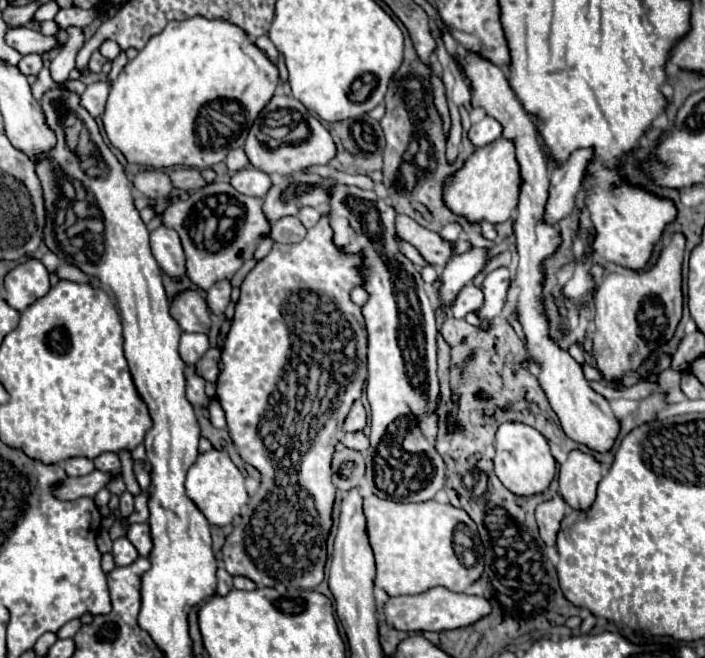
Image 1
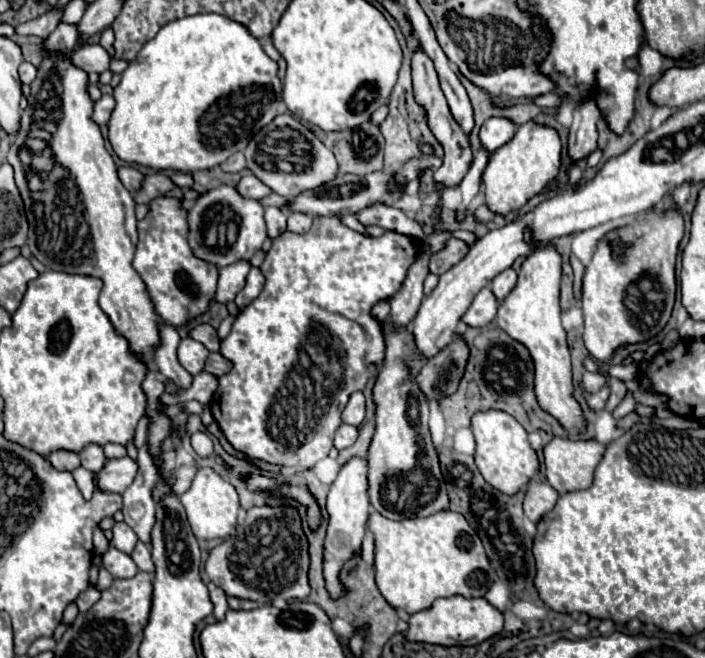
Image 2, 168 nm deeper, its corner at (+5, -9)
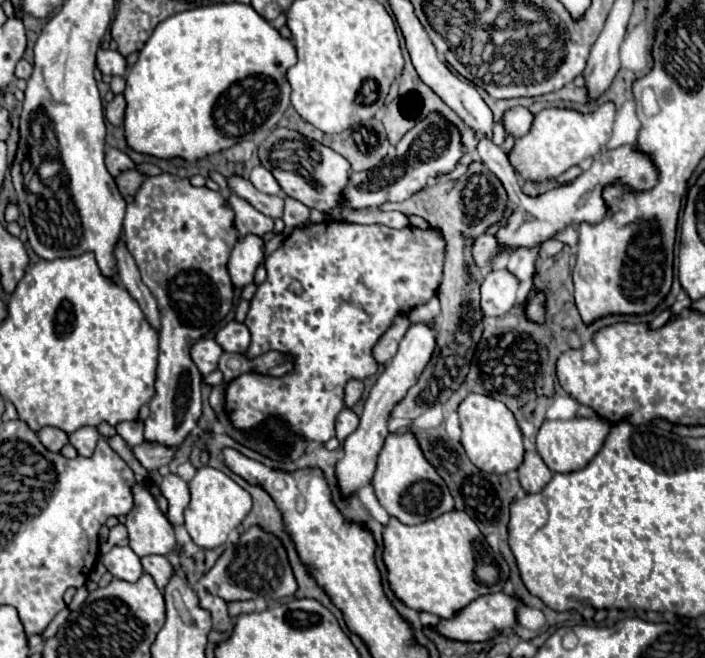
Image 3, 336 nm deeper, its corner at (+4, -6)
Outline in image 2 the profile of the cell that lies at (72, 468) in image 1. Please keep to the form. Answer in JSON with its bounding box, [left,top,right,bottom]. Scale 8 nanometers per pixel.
[49,451,81,473]

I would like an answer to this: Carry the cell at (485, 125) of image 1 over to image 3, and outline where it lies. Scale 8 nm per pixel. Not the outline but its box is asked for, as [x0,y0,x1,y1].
[502,106,534,138]

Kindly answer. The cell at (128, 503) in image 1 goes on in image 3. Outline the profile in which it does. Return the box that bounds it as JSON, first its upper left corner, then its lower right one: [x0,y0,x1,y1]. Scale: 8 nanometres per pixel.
[103,524,128,551]

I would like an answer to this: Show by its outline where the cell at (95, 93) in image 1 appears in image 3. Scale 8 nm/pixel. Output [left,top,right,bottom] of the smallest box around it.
[106,94,126,126]

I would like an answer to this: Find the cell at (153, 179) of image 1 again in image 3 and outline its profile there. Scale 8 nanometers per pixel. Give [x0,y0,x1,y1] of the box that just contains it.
[106,148,134,176]

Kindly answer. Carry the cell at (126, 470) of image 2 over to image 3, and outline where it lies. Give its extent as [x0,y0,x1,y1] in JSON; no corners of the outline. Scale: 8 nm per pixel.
[132,440,176,472]

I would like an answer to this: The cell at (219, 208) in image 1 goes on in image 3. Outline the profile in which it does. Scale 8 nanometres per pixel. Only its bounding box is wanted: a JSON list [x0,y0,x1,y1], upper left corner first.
[228,196,274,236]

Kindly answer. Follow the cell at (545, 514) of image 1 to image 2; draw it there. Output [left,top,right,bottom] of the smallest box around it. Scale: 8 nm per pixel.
[523,479,559,523]

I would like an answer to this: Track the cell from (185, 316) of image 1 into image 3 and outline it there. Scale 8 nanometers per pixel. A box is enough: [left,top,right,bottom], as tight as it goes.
[216,322,250,352]

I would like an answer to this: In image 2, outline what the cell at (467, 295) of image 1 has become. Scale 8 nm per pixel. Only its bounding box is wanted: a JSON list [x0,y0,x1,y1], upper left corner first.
[461,287,497,327]

